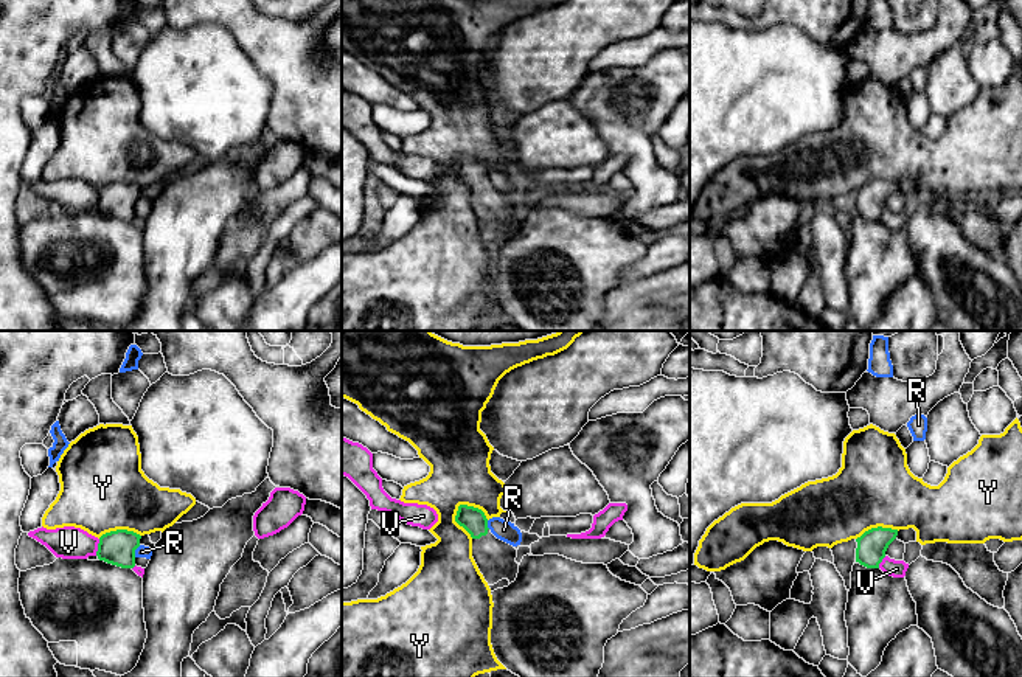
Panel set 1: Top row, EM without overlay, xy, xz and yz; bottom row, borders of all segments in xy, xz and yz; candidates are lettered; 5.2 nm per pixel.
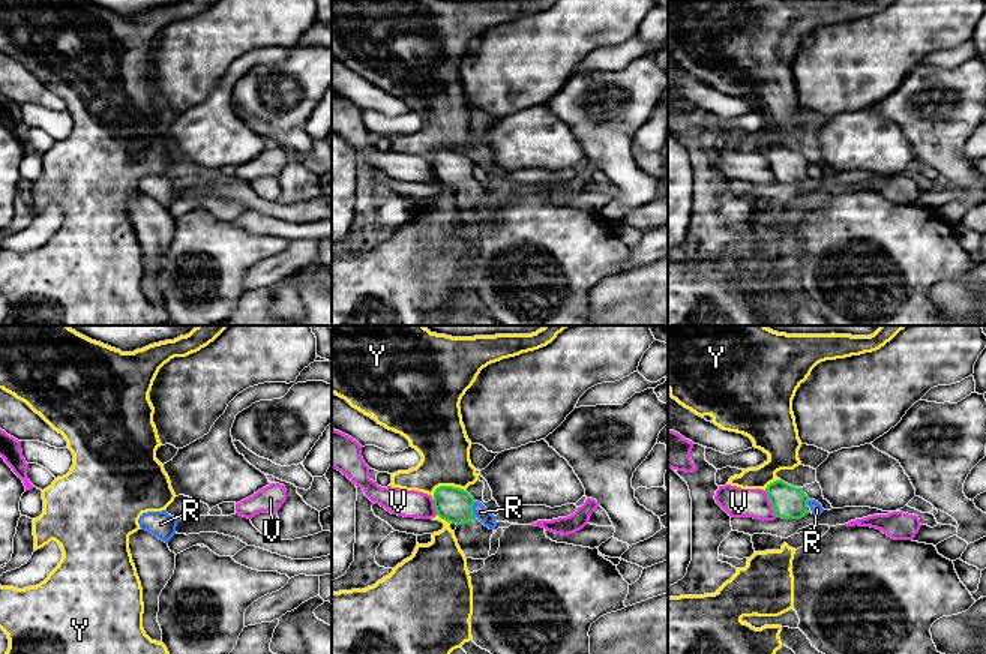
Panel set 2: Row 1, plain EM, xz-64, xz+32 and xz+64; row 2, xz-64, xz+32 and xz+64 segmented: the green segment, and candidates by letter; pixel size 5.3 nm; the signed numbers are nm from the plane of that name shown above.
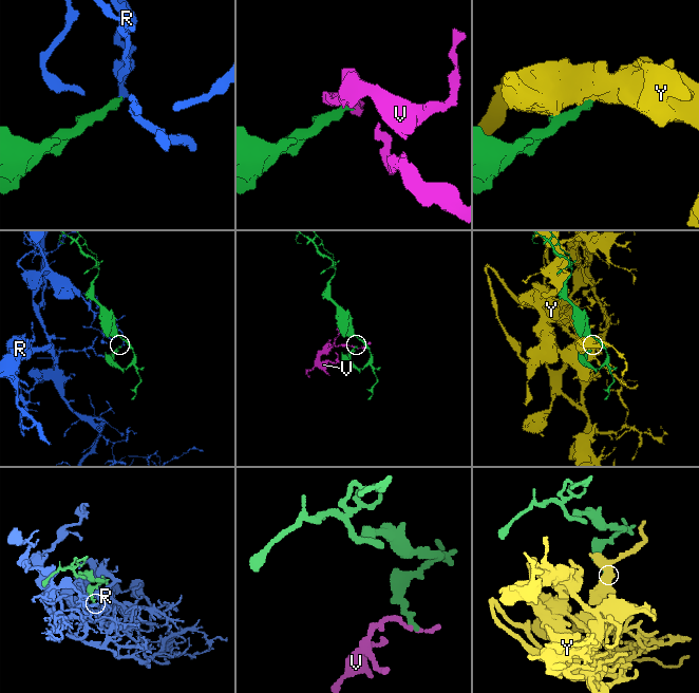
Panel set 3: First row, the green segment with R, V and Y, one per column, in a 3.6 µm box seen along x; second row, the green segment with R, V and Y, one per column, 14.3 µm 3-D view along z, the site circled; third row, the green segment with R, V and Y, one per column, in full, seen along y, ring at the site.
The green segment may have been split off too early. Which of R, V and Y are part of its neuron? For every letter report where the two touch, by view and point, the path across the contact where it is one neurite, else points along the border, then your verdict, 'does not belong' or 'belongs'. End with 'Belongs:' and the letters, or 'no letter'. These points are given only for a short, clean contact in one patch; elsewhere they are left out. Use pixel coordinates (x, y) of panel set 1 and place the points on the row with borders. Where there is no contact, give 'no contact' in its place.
R: xy (134, 552) | along xy (140, 545), (134, 556) | does not belong
V: xy (98, 547) | along xy (100, 539), (95, 555) | does not belong
Y: xz (455, 520) | along xz (460, 503), (455, 520), (472, 538) | does not belong
Belongs: no letter

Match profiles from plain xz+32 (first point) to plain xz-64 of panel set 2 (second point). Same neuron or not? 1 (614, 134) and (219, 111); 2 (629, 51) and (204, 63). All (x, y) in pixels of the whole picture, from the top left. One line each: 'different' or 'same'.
1: different
2: different

